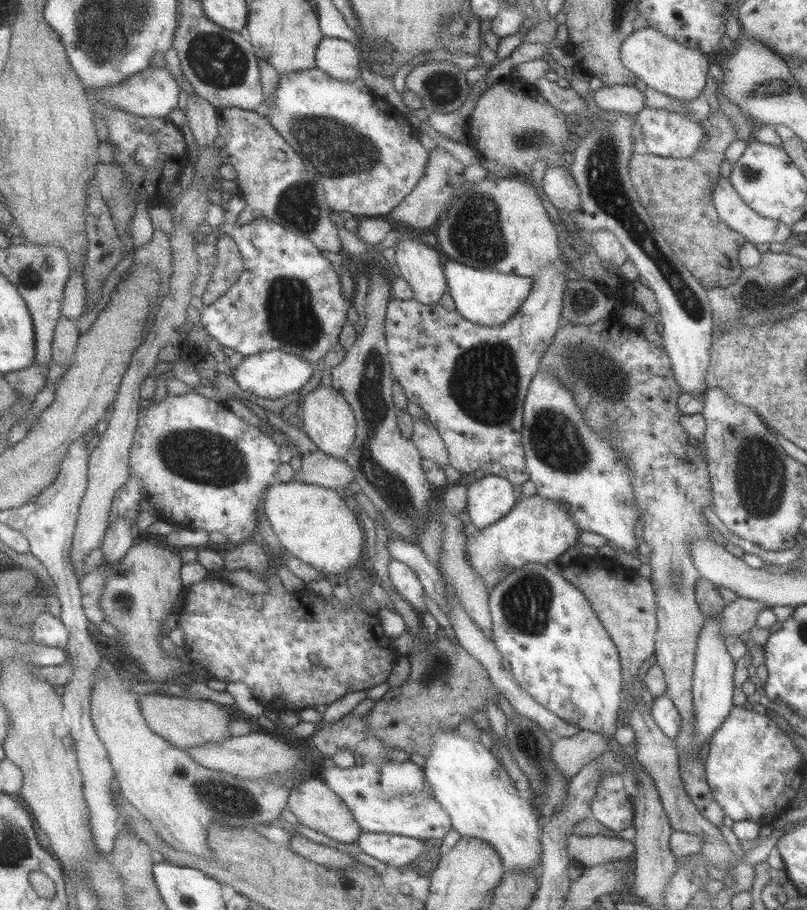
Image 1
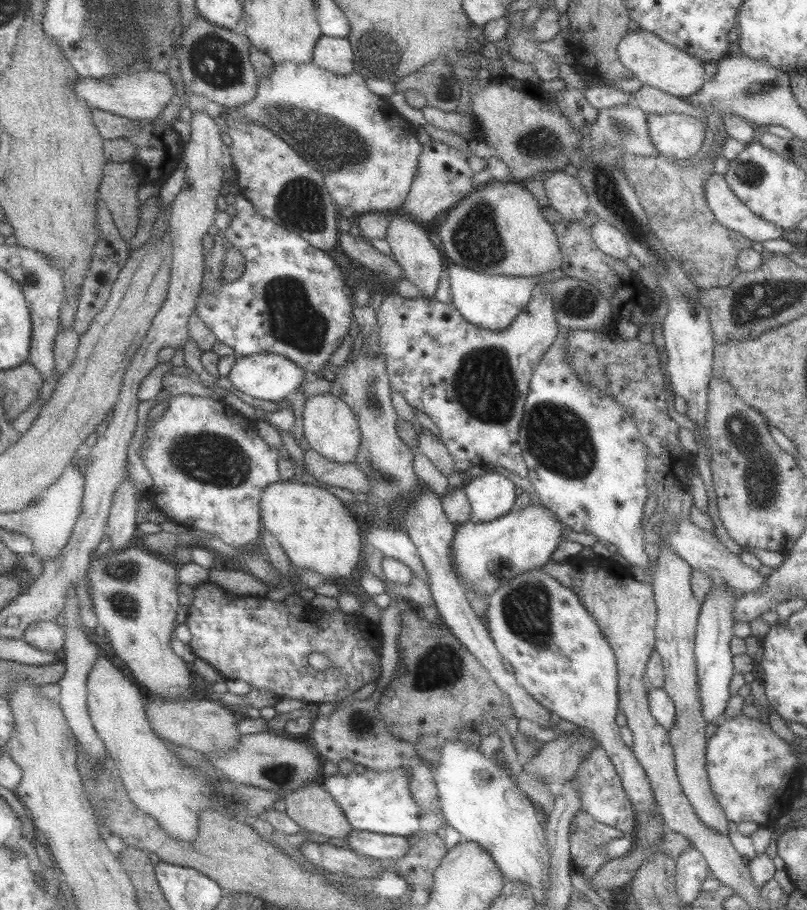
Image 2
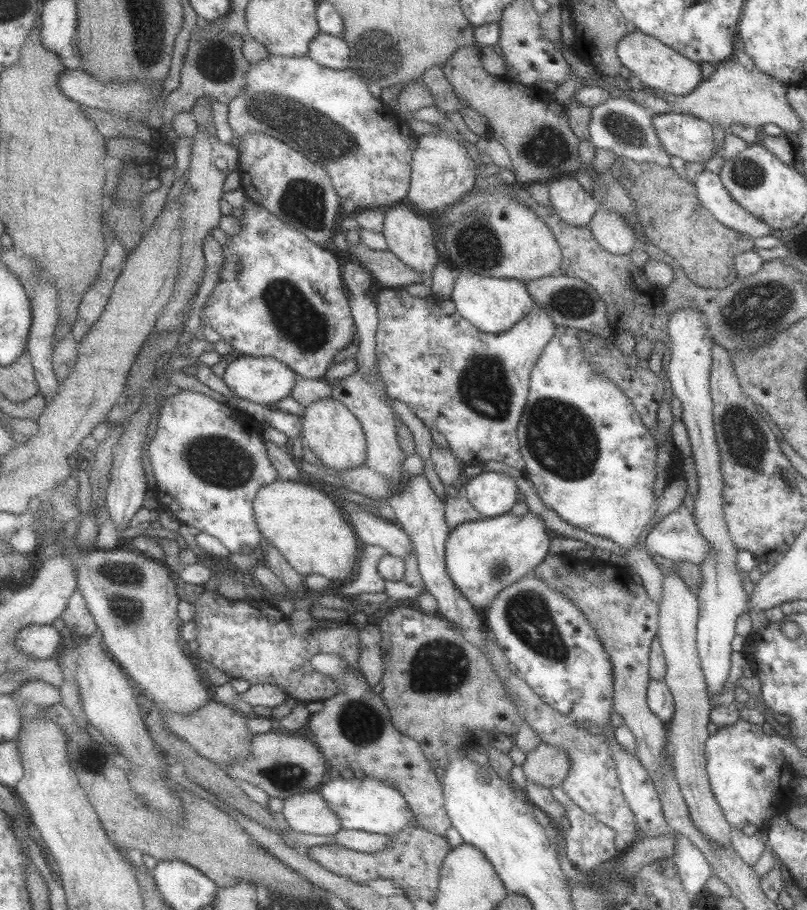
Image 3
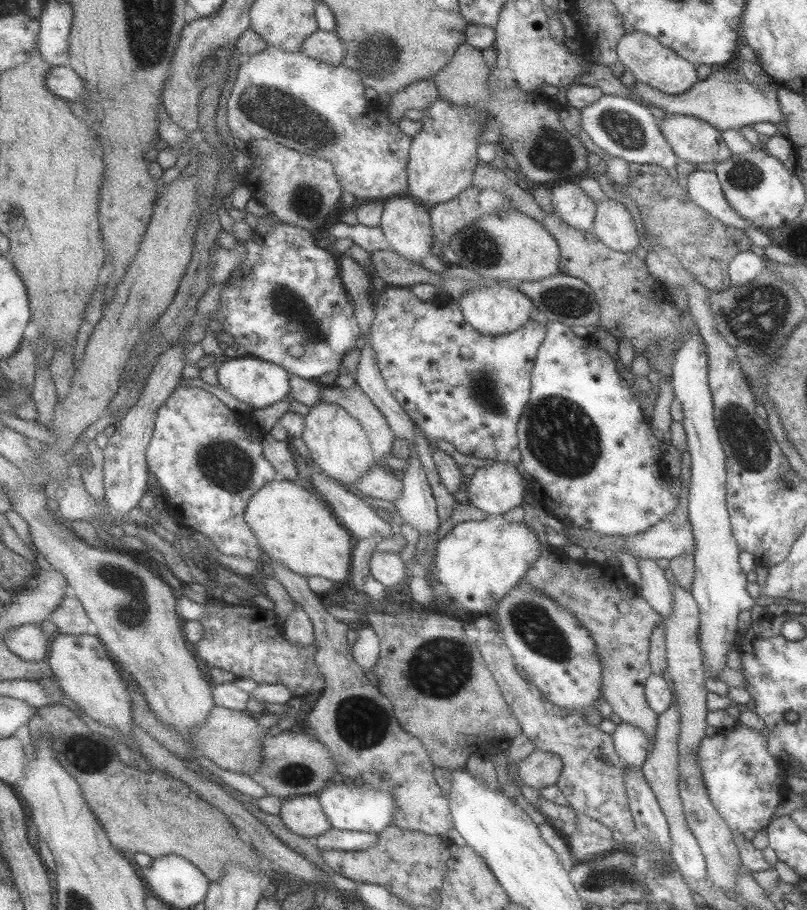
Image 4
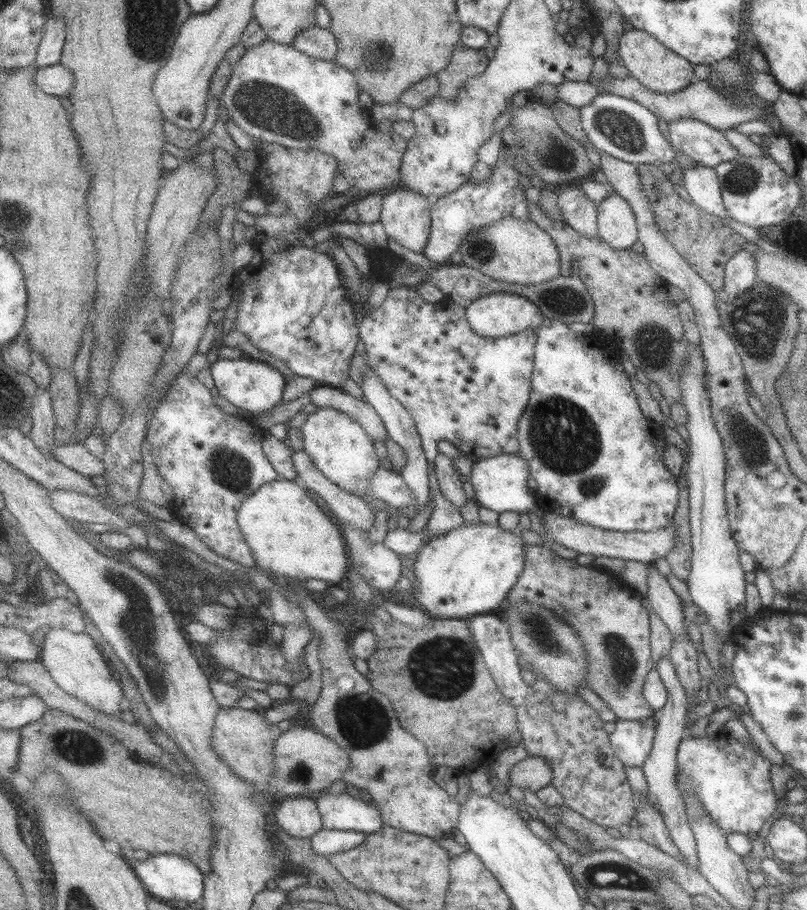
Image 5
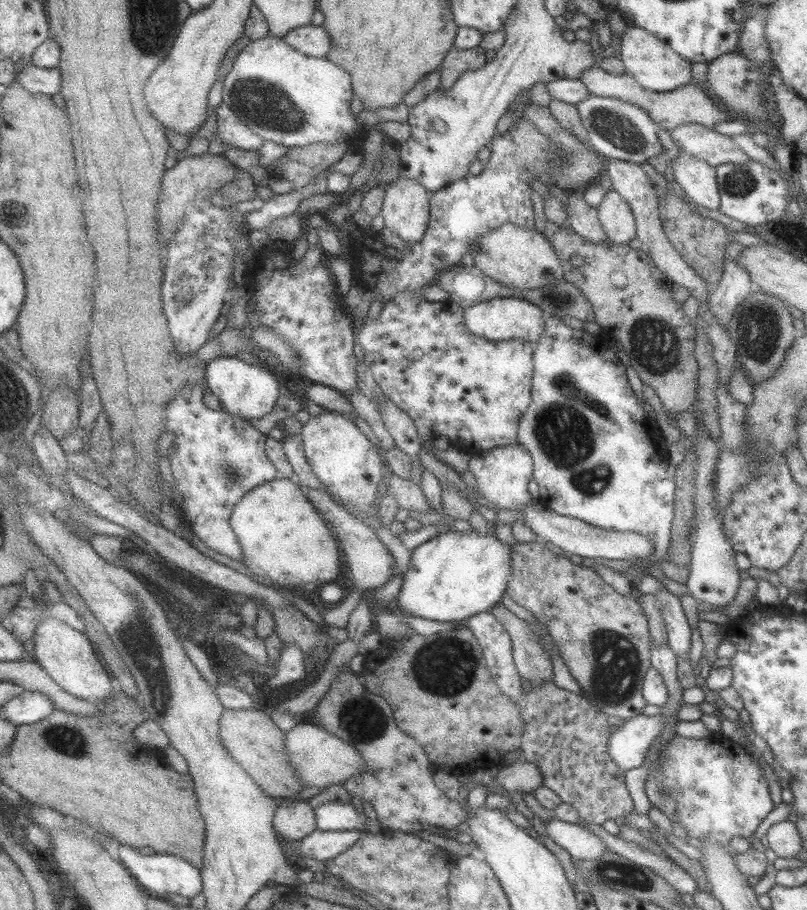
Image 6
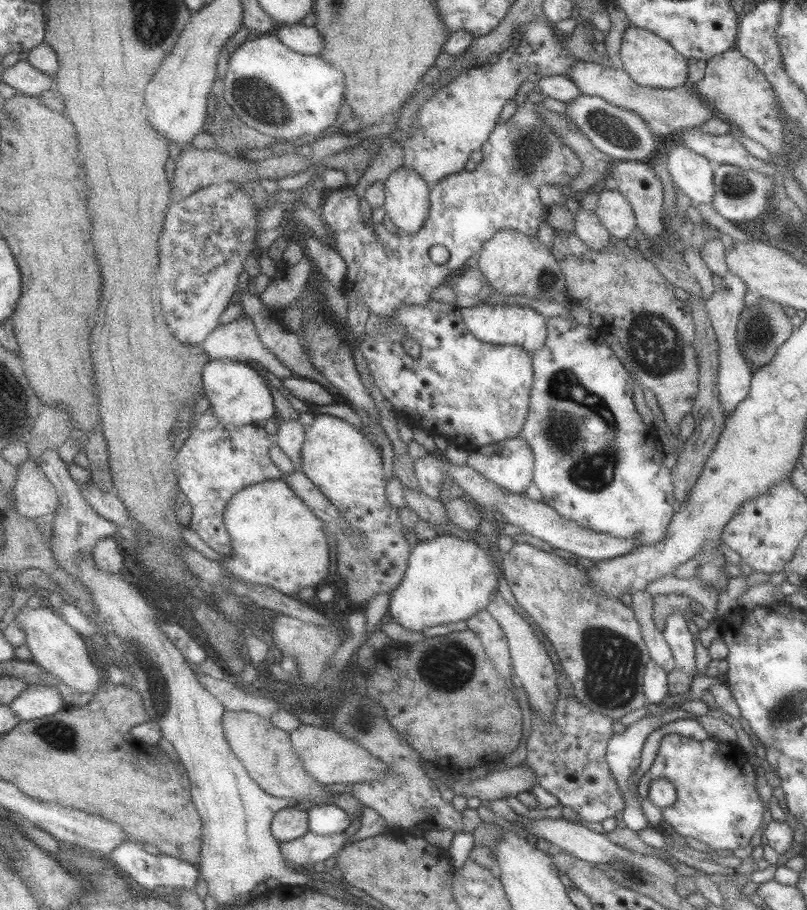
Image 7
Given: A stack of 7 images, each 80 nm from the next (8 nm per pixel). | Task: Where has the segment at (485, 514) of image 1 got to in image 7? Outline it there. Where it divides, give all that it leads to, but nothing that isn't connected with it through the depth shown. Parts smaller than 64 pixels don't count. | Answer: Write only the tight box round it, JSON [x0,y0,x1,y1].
[466,436,534,495]

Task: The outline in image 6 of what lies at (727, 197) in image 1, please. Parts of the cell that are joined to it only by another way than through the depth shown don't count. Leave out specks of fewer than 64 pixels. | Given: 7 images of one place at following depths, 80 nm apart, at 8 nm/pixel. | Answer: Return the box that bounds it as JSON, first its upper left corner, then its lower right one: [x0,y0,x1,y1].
[670,150,720,210]

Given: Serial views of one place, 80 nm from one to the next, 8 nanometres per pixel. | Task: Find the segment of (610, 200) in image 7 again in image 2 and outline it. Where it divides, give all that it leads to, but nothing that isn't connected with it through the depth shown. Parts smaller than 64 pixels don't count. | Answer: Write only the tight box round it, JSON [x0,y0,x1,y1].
[590,221,630,259]

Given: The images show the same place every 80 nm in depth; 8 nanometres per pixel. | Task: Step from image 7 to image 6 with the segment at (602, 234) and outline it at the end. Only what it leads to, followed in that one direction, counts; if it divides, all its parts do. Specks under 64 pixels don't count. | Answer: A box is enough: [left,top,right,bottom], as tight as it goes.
[564,192,608,244]

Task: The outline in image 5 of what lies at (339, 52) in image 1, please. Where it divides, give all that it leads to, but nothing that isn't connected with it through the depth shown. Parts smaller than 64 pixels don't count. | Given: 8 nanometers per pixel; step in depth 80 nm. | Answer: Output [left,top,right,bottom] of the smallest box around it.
[291,25,337,62]

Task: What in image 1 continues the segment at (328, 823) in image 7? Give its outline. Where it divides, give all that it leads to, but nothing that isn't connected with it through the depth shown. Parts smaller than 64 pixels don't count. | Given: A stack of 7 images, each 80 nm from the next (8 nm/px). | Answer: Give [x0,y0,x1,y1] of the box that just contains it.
[323,759,451,840]

